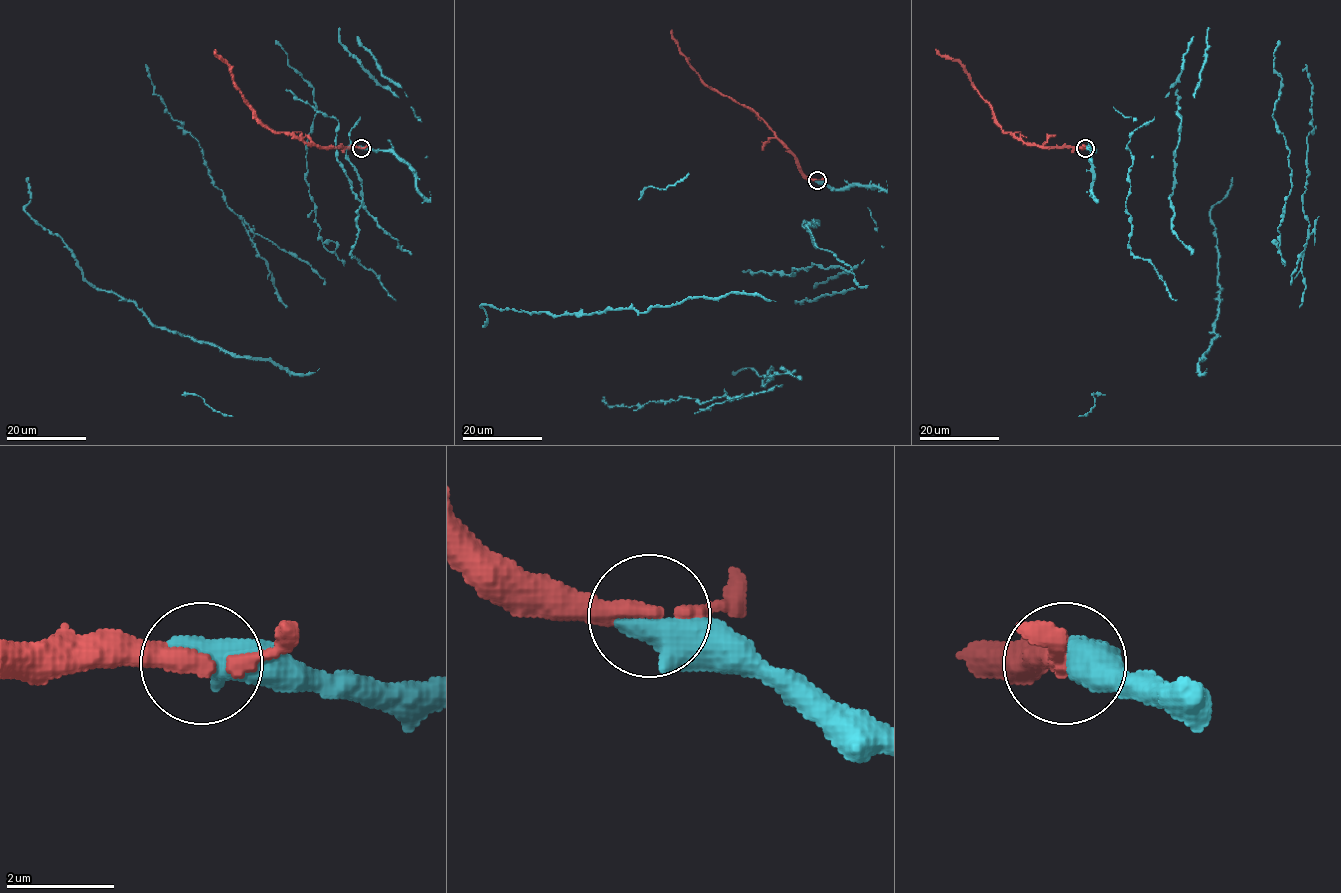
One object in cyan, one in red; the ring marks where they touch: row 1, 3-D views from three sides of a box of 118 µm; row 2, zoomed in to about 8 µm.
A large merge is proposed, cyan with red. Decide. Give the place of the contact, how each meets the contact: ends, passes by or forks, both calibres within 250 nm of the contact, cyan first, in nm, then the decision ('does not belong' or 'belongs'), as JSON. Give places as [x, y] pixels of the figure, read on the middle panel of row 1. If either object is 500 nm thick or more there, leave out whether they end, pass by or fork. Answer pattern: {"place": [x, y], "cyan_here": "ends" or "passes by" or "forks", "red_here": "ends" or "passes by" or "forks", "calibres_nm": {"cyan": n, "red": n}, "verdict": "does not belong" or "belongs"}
{"place": [817, 180], "calibres_nm": {"cyan": 700, "red": 300}, "verdict": "belongs"}

